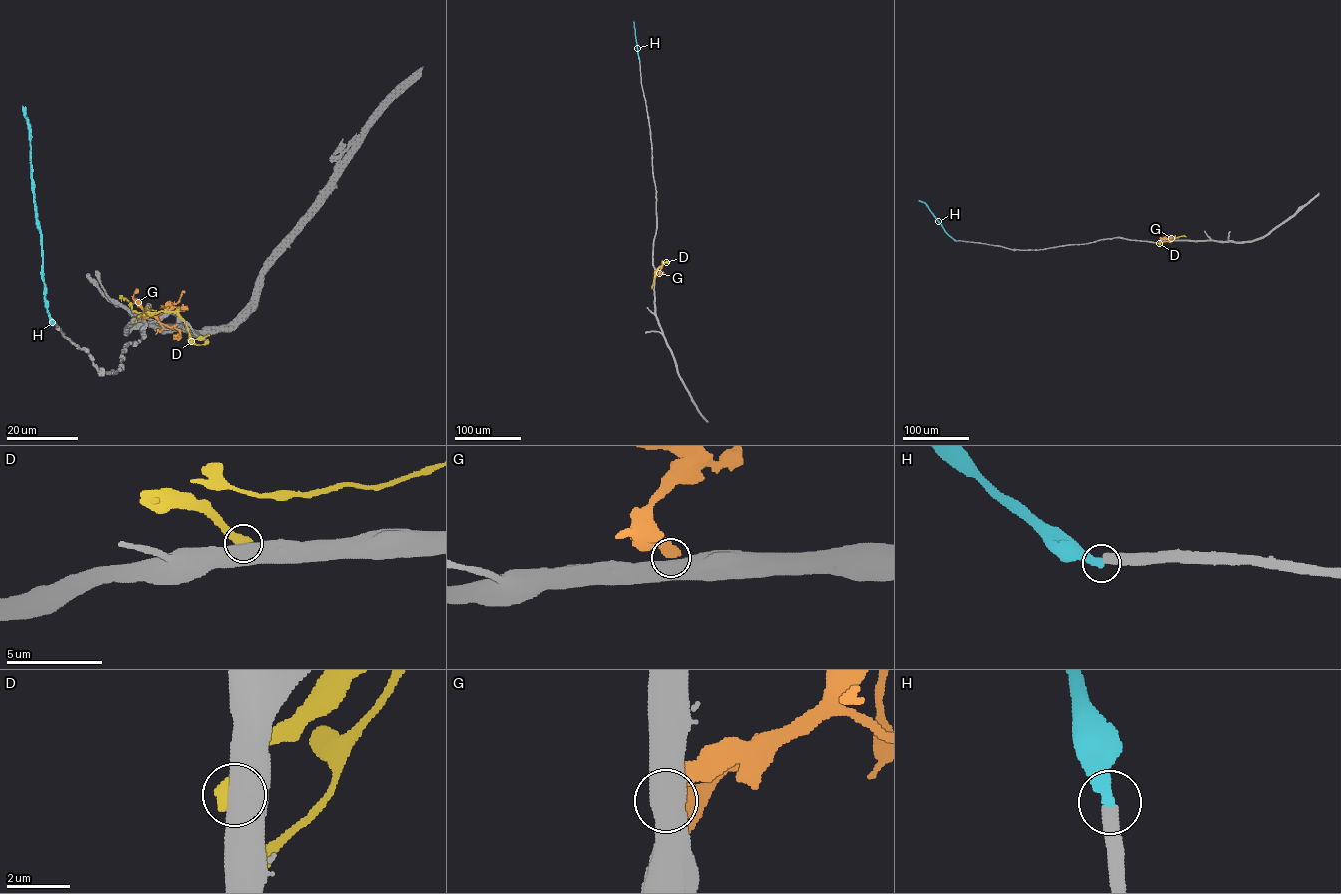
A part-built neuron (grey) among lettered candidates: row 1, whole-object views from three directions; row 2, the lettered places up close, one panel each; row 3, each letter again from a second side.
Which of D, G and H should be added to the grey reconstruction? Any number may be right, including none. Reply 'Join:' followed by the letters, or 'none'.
Join: none

